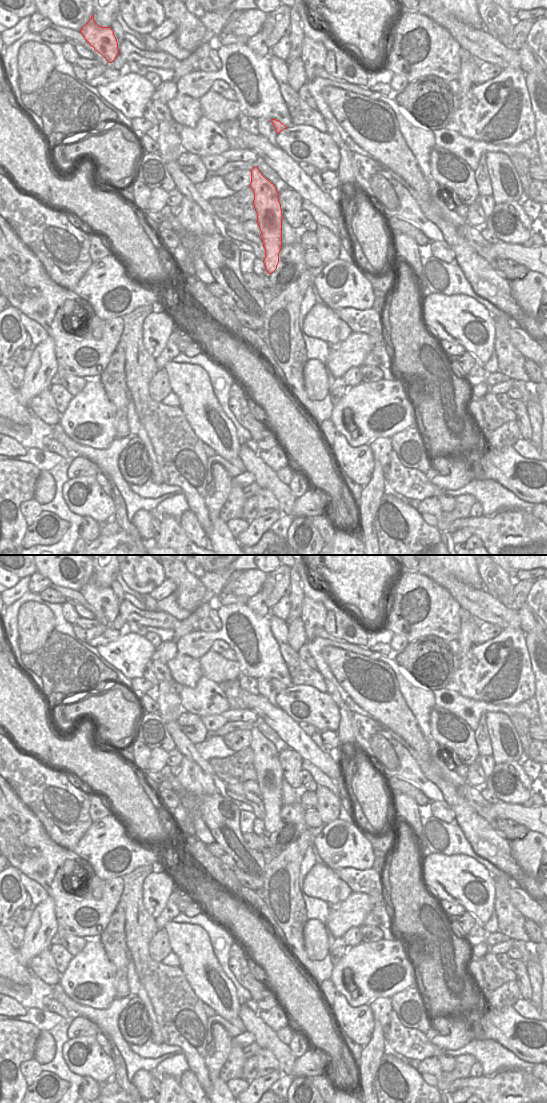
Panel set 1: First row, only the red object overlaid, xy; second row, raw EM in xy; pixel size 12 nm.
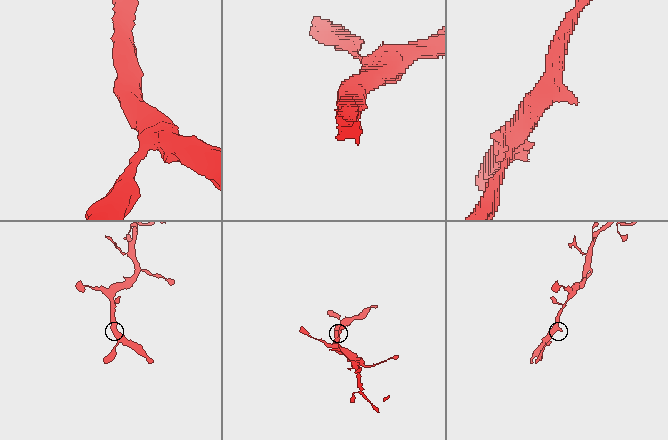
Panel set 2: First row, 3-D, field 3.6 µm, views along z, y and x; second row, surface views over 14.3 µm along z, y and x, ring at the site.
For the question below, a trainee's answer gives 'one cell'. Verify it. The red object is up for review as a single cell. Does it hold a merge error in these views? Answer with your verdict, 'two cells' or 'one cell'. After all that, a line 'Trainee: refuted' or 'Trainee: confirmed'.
one cell
Trainee: confirmed

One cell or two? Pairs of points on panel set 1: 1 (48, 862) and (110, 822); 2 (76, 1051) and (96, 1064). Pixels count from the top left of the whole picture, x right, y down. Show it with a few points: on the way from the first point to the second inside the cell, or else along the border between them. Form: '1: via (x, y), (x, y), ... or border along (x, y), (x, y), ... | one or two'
1: border along (73, 851), (91, 867) | two
2: via (81, 1054), (91, 1060) | one

